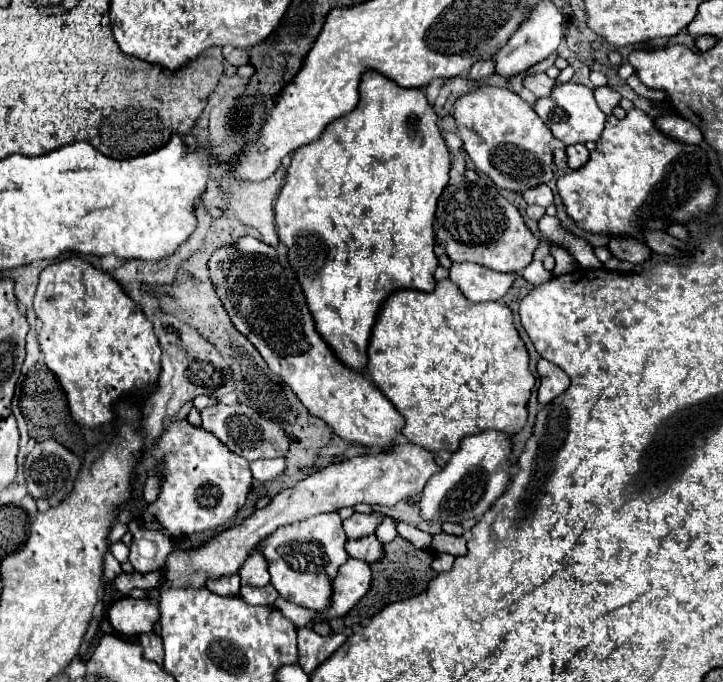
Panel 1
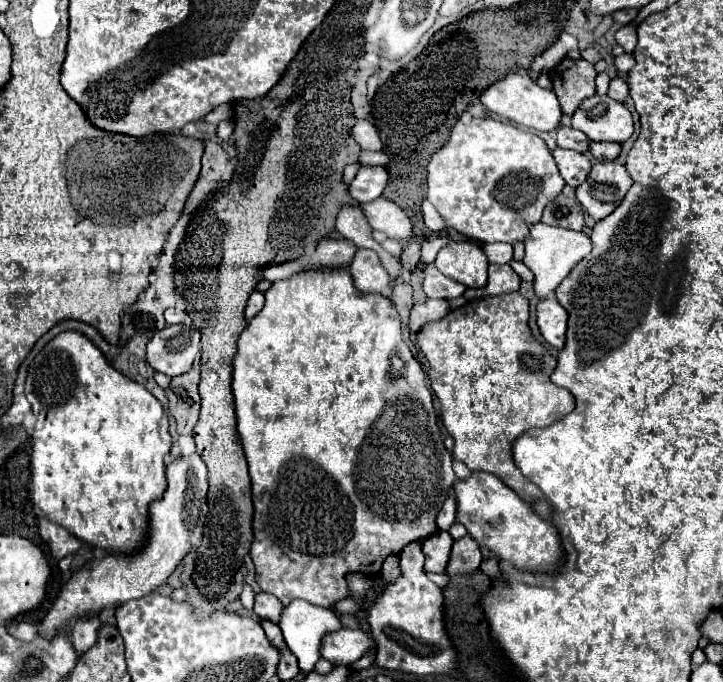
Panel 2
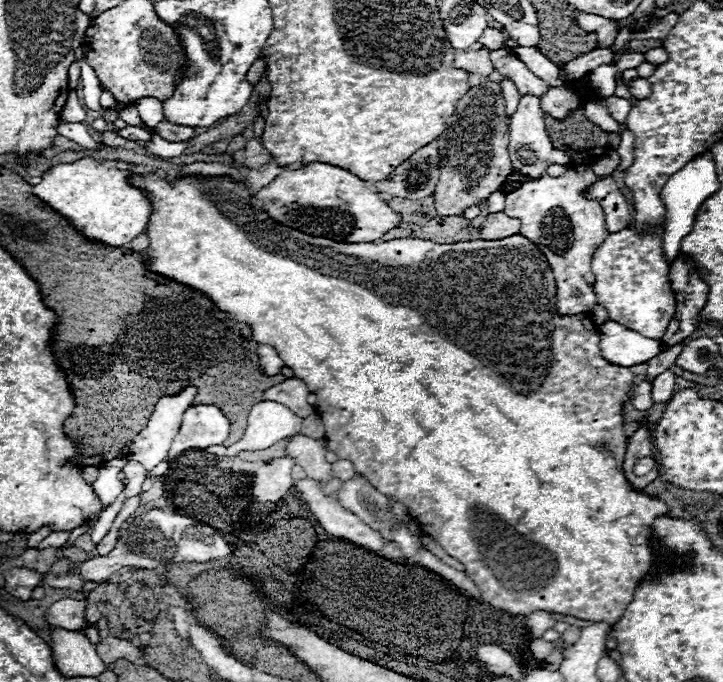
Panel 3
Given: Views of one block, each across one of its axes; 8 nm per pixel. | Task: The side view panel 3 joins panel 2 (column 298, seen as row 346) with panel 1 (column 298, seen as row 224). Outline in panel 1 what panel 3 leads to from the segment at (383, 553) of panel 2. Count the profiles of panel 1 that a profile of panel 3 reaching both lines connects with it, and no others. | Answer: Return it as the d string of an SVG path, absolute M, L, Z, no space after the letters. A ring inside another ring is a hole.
M366 72L362 76L362 82L360 82L360 102L358 102L358 106L352 112L348 112L346 116L330 122L318 140L314 140L314 142L298 148L294 152L292 162L288 166L286 184L282 186L278 198L276 198L276 204L274 204L278 238L284 246L288 246L288 262L298 276L298 284L300 284L304 296L306 296L308 308L314 316L314 324L318 326L318 334L322 336L322 340L326 340L326 344L330 346L334 356L344 366L348 366L350 370L356 370L356 372L366 370L366 364L368 364L366 348L368 348L370 332L372 332L378 310L384 304L384 300L392 292L398 292L398 290L404 290L404 288L432 292L434 284L436 284L434 282L434 270L438 266L438 260L434 256L434 228L432 228L432 224L434 224L436 202L438 202L444 186L448 184L448 170L450 170L450 154L448 154L446 142L440 134L440 128L436 126L436 120L438 120L438 116L432 110L432 106L426 100L422 90L400 88L396 82L386 80L378 72Z

